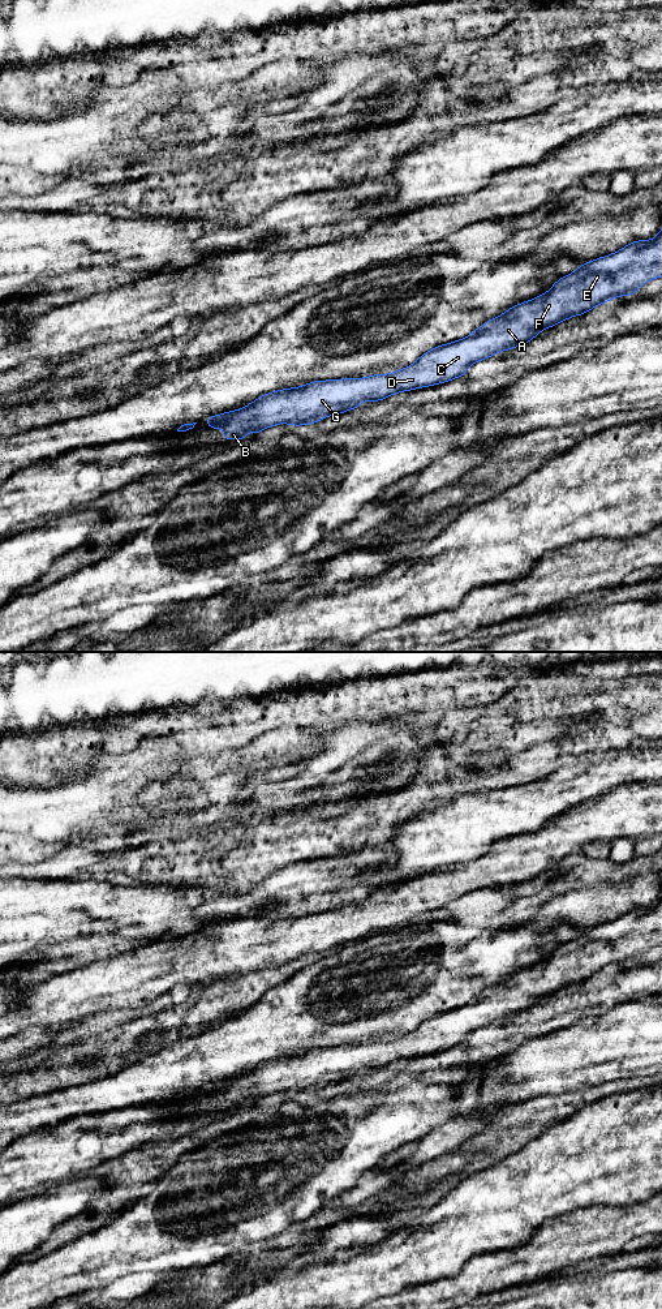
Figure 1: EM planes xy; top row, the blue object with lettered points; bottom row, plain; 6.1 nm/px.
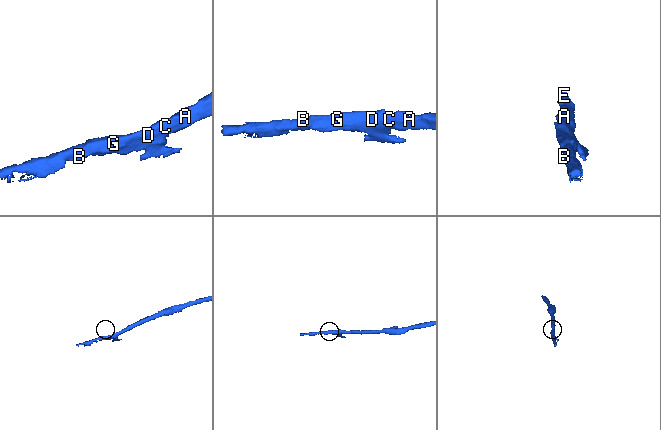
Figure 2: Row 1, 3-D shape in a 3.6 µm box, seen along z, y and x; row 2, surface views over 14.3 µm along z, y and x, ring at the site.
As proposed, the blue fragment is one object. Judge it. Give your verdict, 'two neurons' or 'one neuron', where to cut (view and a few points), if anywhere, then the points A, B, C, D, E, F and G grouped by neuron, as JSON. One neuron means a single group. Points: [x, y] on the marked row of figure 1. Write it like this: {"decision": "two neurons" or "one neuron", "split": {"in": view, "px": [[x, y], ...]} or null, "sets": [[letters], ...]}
{"decision": "one neuron", "split": null, "sets": [["A", "B", "C", "D", "E", "F", "G"]]}

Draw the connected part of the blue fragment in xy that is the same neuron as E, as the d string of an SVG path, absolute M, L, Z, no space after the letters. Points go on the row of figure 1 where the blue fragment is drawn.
M662 228L652 240L629 243L612 254L579 266L573 272L555 282L546 293L510 308L460 340L431 348L404 369L364 378L314 381L300 387L271 391L261 395L241 409L215 415L203 421L211 429L223 429L225 442L228 439L245 439L249 432L259 434L263 429L279 424L300 426L319 422L328 416L354 409L365 400L379 402L397 392L465 377L465 372L470 365L498 352L529 343L541 331L568 318L581 316L603 302L609 302L611 299L635 295L646 282L659 276L662 276Z

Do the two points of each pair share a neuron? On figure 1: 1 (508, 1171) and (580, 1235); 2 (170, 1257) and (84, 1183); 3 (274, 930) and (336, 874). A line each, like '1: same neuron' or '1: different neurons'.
1: different neurons
2: different neurons
3: different neurons

